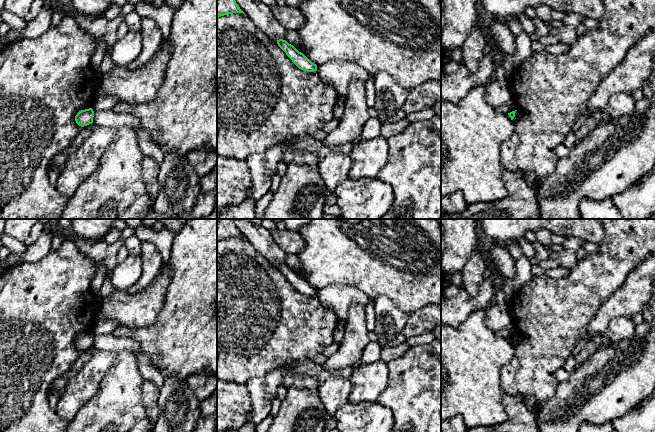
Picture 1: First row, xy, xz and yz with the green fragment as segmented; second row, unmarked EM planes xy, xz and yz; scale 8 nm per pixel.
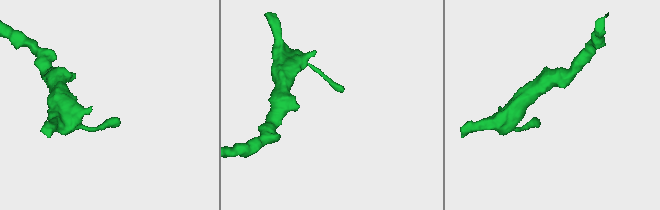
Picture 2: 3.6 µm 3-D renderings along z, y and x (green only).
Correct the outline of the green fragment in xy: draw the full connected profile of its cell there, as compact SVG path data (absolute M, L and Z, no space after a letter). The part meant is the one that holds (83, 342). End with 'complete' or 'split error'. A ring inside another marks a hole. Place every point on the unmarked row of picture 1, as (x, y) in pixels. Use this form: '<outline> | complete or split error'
M92 332L81 334L75 340L76 347L81 350L87 350L93 347L94 335Z | complete

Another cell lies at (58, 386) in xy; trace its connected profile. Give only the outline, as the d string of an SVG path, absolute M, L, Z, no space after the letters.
M89 348L84 350L82 354L77 358L77 360L72 365L71 369L66 372L61 377L57 378L51 386L49 392L49 404L54 407L56 406L59 397L65 389L68 381L76 375L76 373L92 358L93 353L95 352L94 348Z

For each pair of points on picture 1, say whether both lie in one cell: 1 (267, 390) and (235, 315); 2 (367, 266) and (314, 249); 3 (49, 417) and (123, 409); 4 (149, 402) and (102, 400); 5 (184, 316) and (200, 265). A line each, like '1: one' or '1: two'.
1: two
2: one
3: two
4: two
5: one

